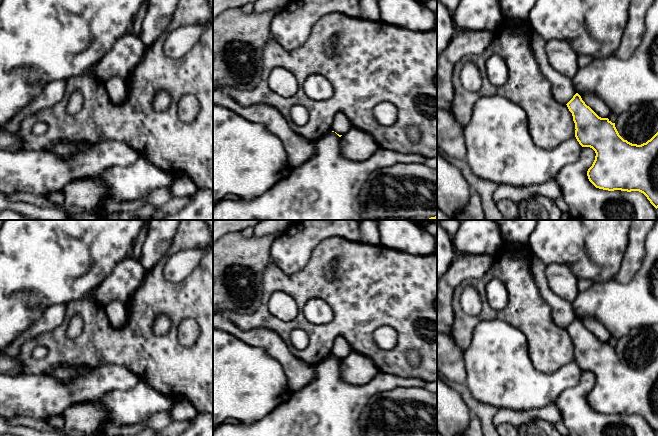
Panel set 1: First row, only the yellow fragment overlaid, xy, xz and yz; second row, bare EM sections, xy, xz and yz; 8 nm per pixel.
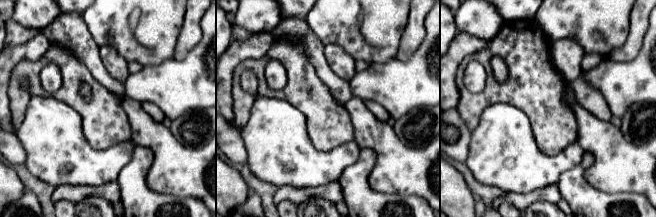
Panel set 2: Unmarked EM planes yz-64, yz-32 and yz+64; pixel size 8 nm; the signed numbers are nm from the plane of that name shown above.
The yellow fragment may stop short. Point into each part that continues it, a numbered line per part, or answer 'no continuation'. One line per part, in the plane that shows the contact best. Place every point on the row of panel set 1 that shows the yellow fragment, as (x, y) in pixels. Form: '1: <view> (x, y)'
no continuation

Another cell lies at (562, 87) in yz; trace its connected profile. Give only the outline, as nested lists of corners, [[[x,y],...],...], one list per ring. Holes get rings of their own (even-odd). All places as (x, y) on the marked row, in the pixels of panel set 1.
[[[532,30],[529,37],[530,48],[536,57],[542,74],[552,84],[552,92],[555,99],[562,104],[567,104],[576,94],[572,79],[563,76],[552,68],[545,51],[546,42],[536,31]]]

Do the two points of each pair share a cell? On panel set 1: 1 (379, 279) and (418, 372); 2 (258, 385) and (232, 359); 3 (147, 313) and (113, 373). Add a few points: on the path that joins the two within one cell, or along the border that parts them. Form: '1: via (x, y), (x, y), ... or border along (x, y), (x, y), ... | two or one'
1: via (402, 302), (414, 314), (425, 349) | one
2: via (252, 379), (238, 365) | one
3: border along (95, 367), (118, 364), (127, 367), (138, 377) | two

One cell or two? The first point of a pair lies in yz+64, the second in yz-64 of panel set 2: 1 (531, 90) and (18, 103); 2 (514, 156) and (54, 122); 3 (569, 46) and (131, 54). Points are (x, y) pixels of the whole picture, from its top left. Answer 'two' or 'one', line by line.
1: one
2: one
3: two

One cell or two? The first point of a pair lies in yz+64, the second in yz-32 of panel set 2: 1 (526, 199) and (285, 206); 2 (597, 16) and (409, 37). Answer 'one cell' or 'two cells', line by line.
1: two cells
2: two cells

